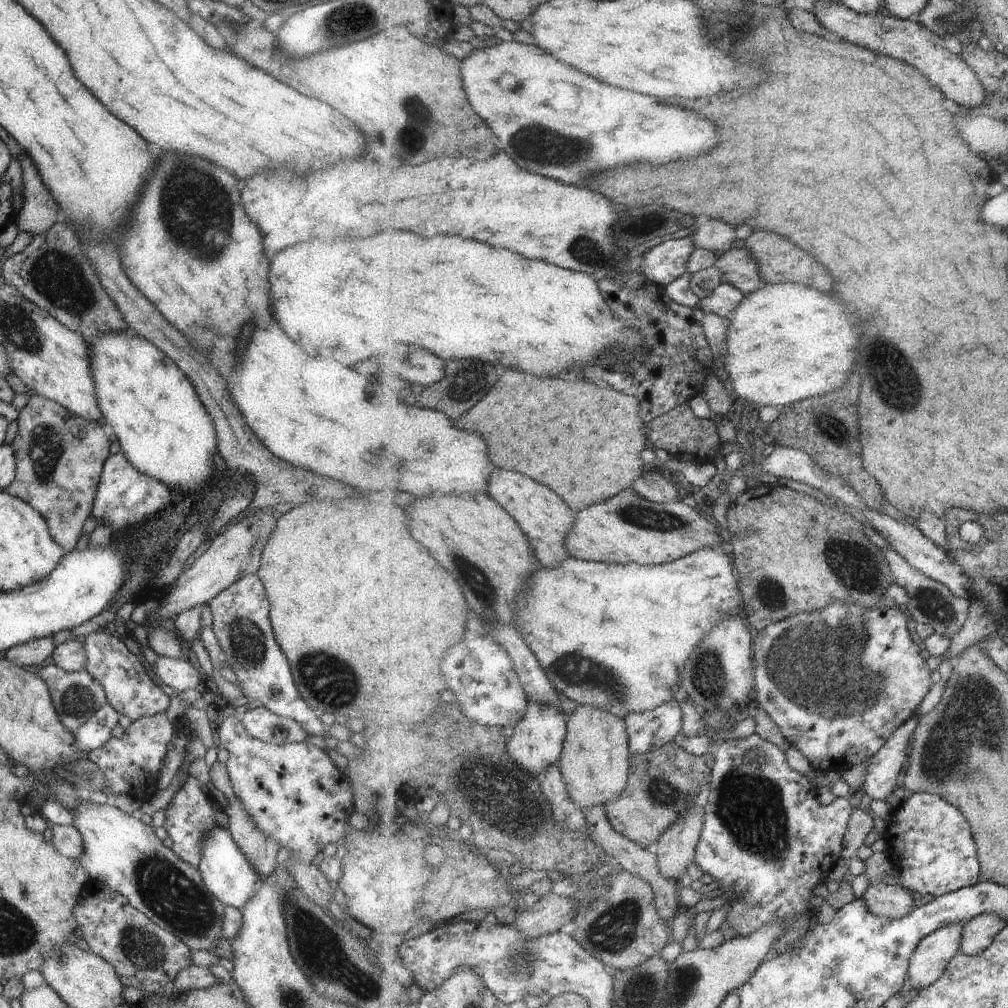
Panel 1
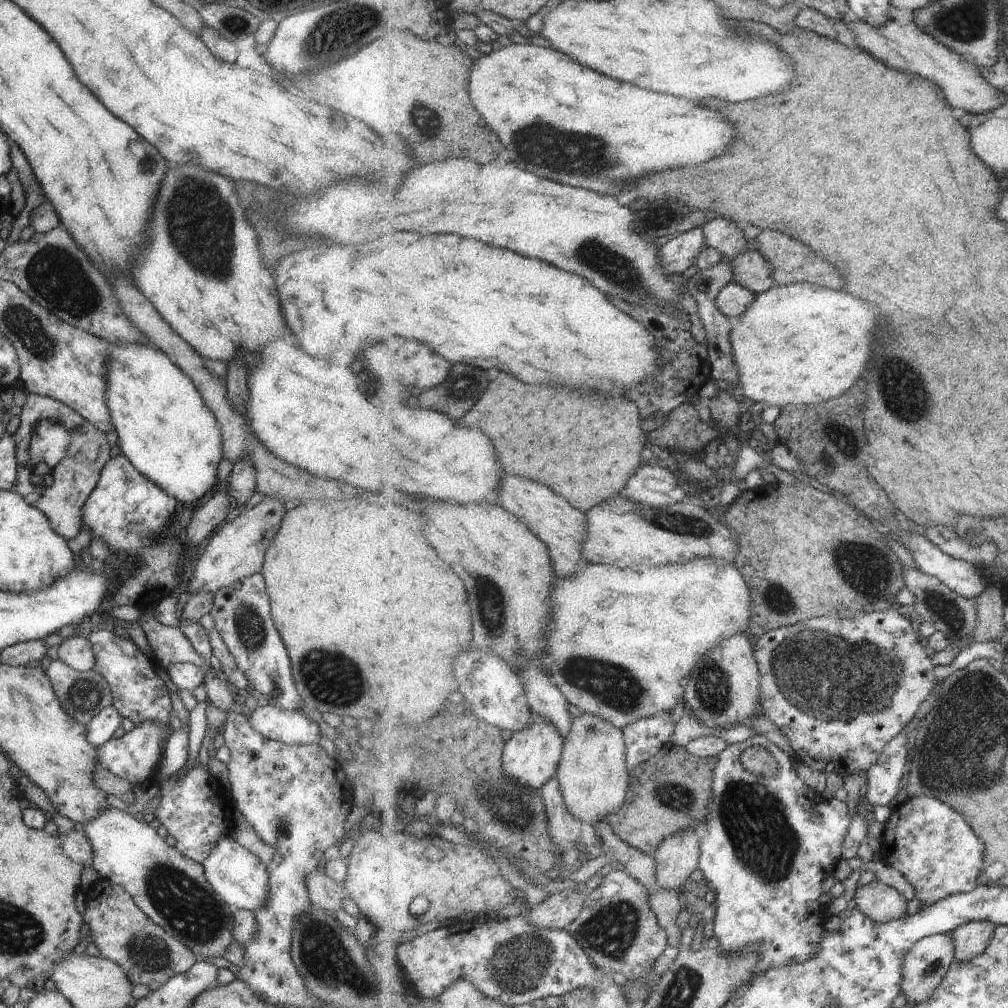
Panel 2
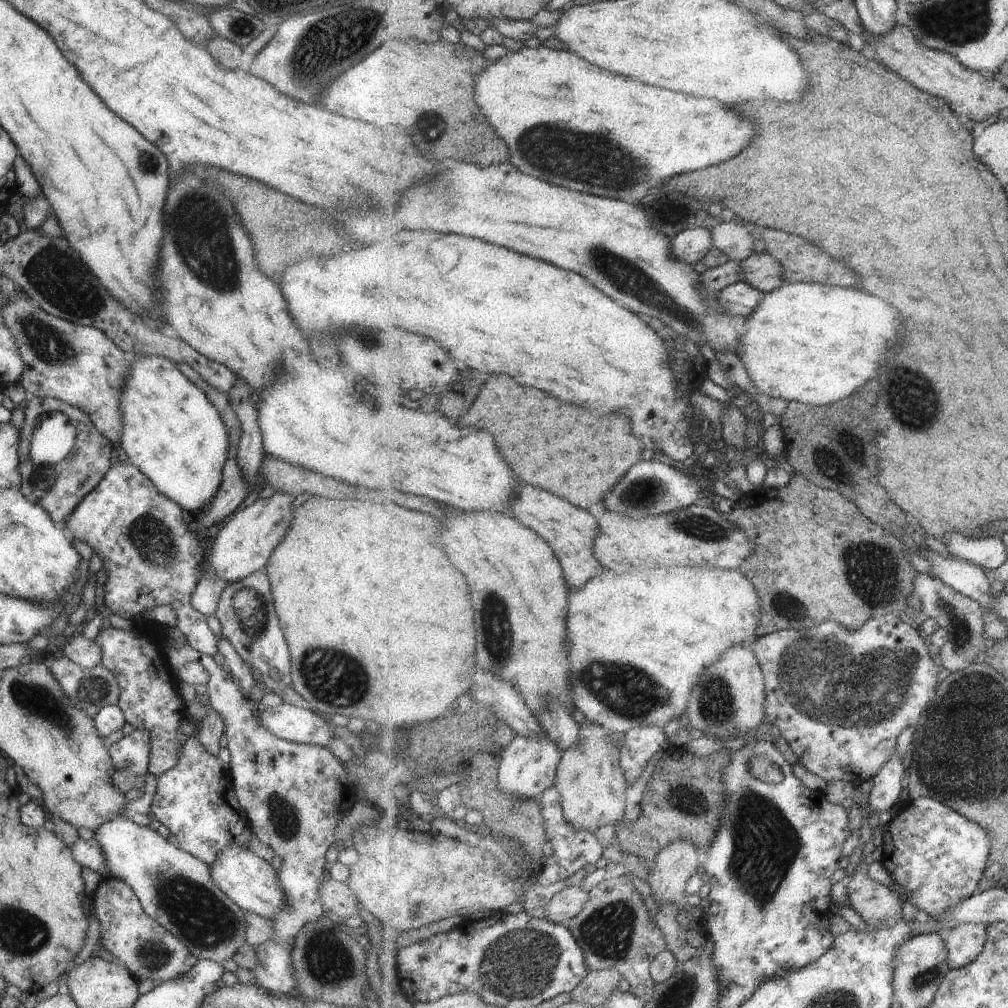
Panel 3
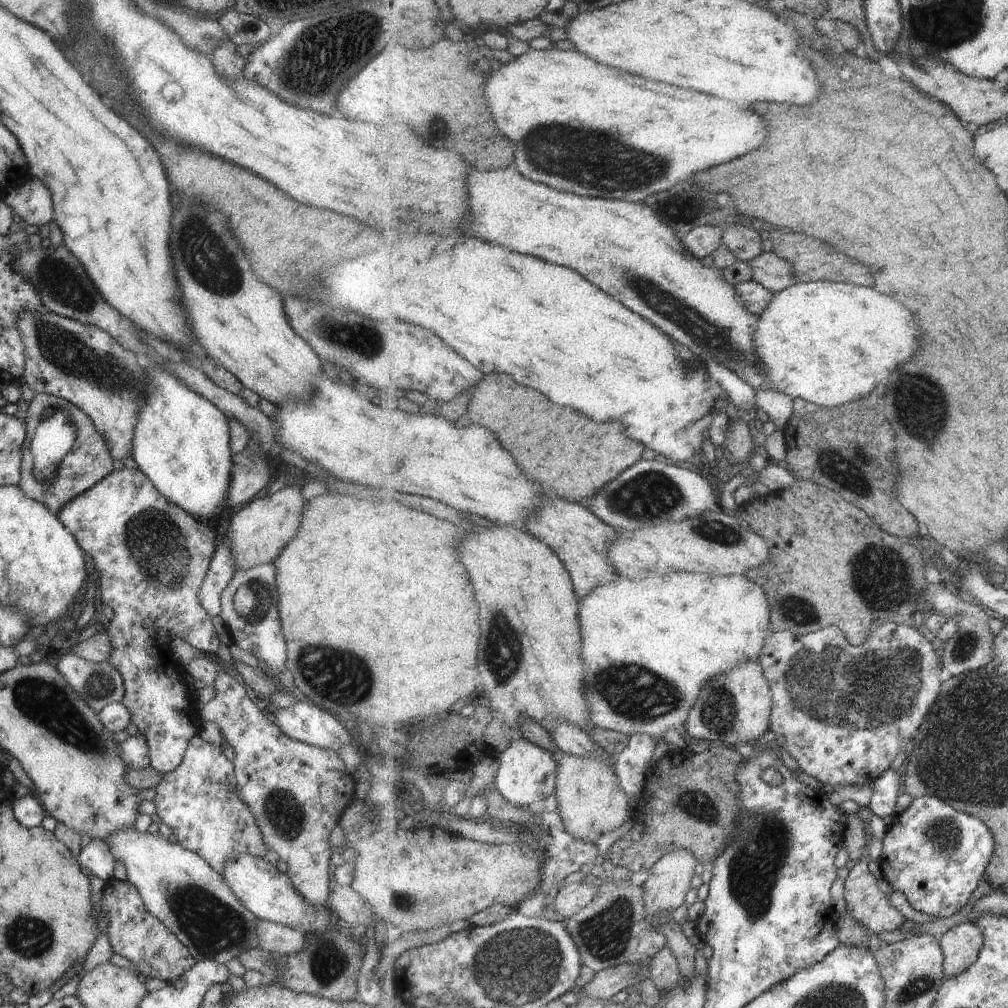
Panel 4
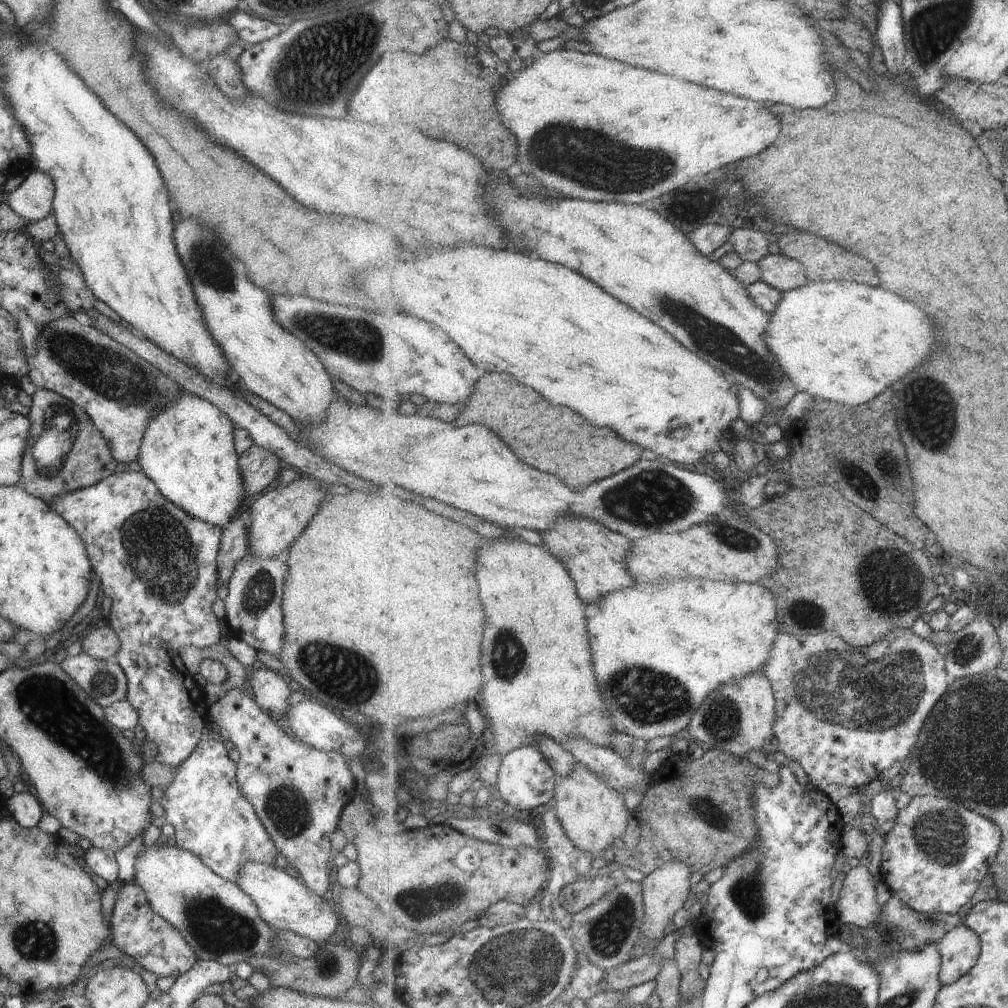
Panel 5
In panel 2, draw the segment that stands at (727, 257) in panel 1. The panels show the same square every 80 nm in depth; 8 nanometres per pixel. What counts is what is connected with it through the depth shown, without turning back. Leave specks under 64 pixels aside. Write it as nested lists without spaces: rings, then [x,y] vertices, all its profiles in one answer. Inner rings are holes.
[[[746,250],[729,260],[739,284],[752,290],[756,295],[777,286],[770,262],[757,250]]]

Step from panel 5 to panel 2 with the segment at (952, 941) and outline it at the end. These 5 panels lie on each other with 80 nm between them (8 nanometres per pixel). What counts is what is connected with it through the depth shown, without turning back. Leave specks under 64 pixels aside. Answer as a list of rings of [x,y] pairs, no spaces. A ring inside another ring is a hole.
[[[973,921],[951,931],[954,938],[954,960],[964,963],[981,956],[990,947],[996,926],[987,921]]]

